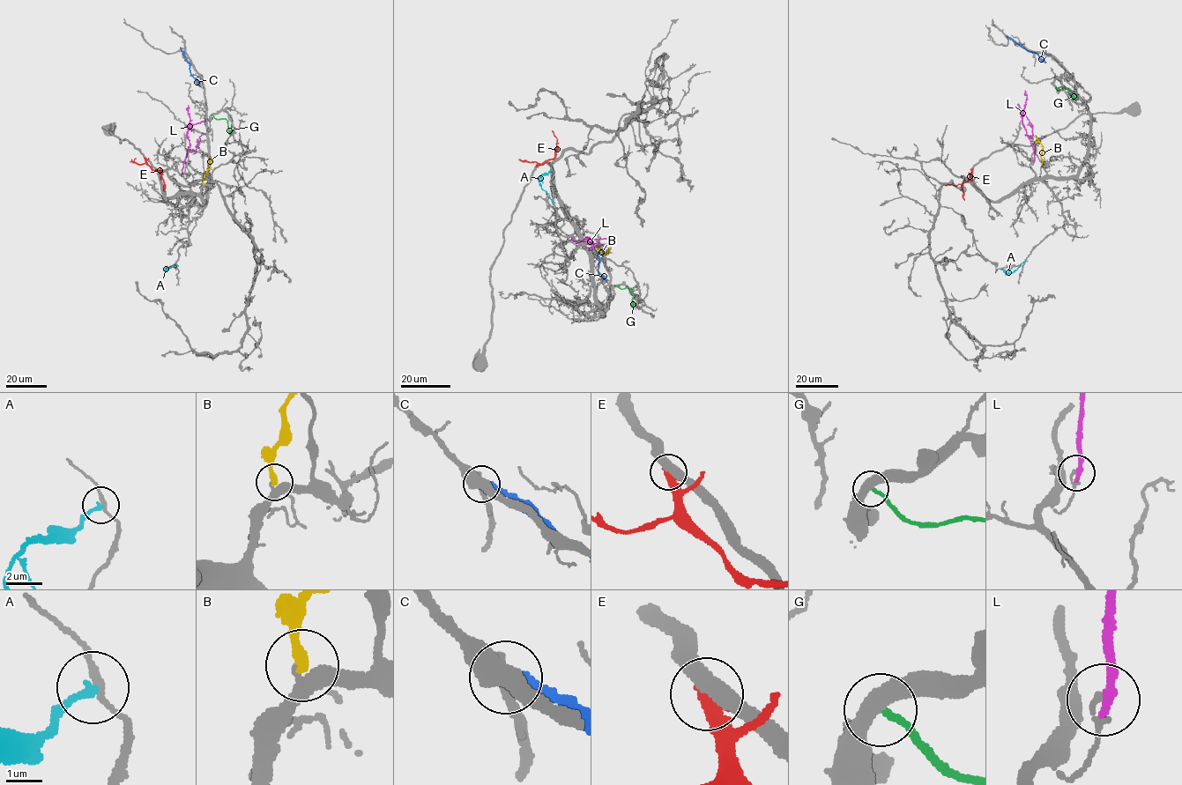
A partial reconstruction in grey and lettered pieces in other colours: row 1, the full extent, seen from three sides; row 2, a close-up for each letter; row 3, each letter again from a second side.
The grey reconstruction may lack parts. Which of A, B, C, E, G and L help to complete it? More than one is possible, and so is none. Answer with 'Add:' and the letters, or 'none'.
Add: B

